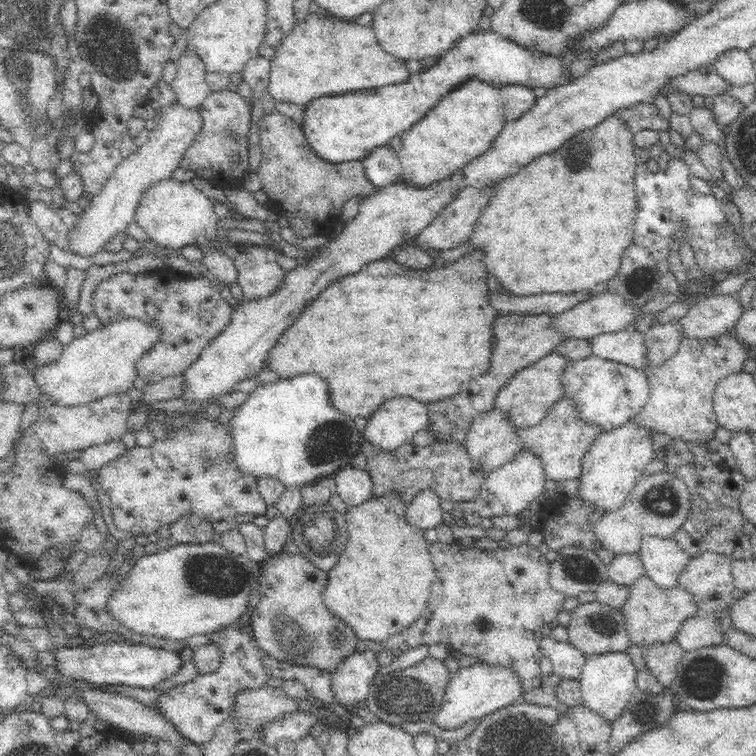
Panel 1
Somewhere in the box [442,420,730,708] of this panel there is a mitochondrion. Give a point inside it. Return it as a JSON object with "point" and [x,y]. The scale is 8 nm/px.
{"point":[705,684]}

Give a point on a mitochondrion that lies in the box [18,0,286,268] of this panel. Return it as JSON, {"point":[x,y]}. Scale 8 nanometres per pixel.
{"point":[117,53]}

